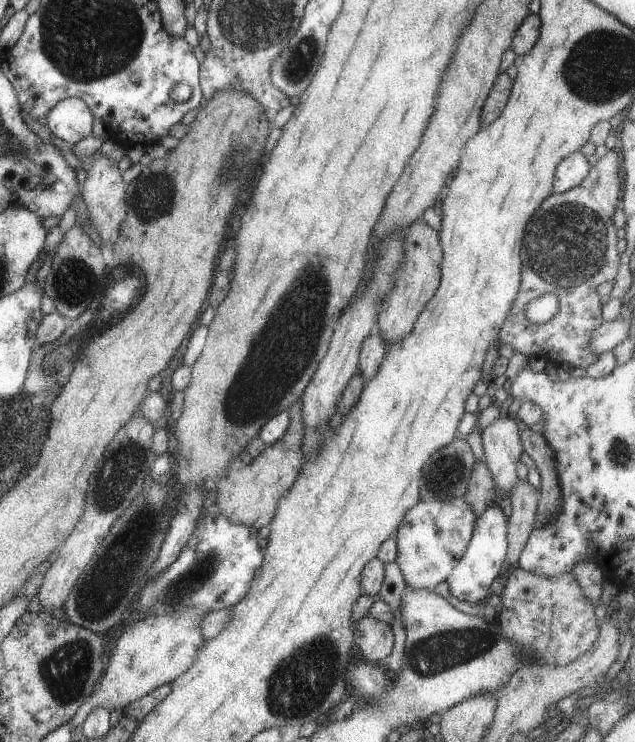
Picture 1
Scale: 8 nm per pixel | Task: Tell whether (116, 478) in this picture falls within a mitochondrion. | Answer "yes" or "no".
yes

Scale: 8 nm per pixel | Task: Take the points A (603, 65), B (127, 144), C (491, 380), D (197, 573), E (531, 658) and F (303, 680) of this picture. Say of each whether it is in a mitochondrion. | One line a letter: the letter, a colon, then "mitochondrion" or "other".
A: mitochondrion
B: other
C: other
D: mitochondrion
E: other
F: mitochondrion

